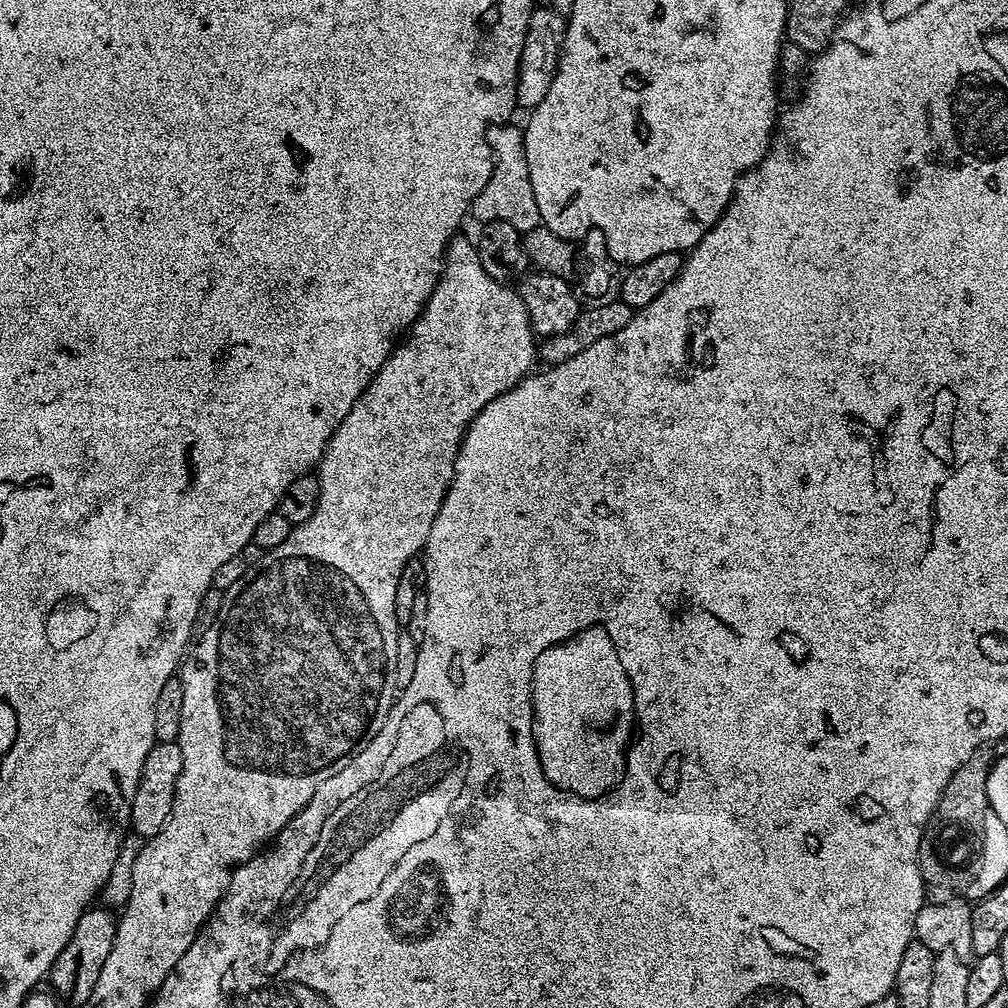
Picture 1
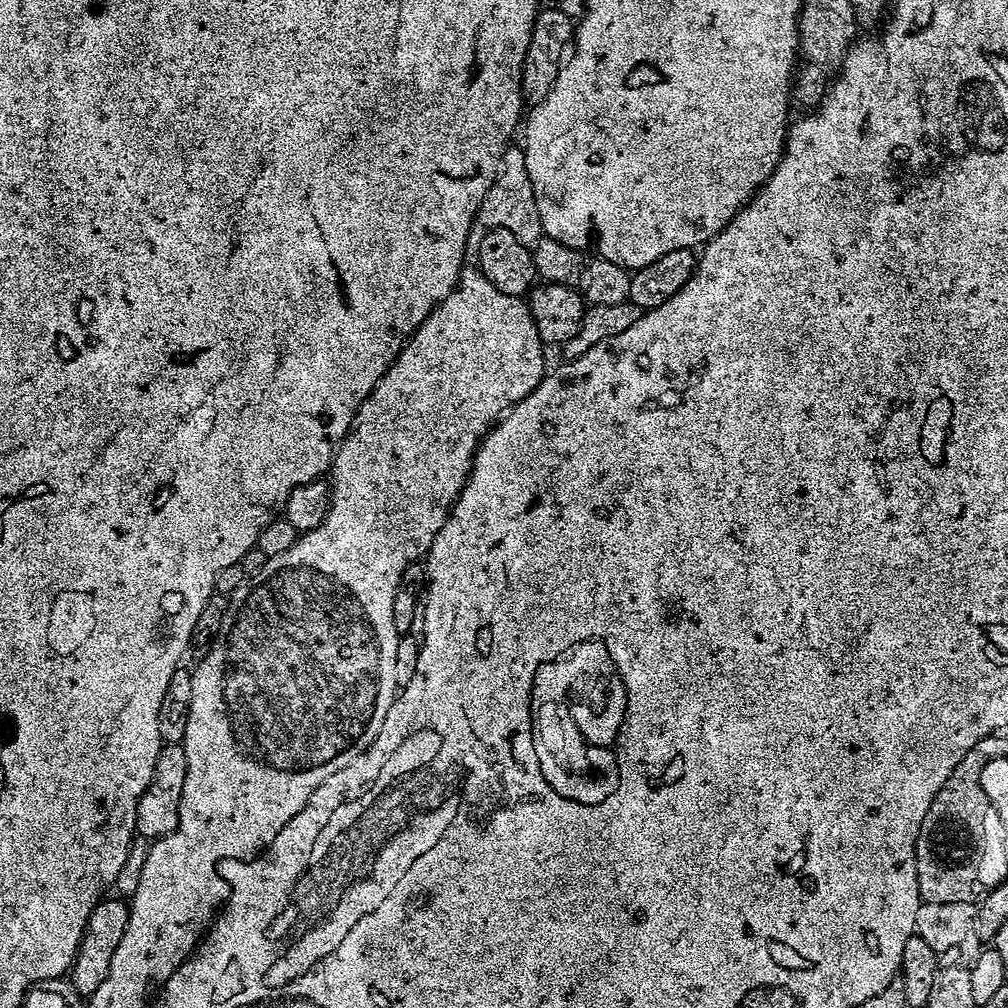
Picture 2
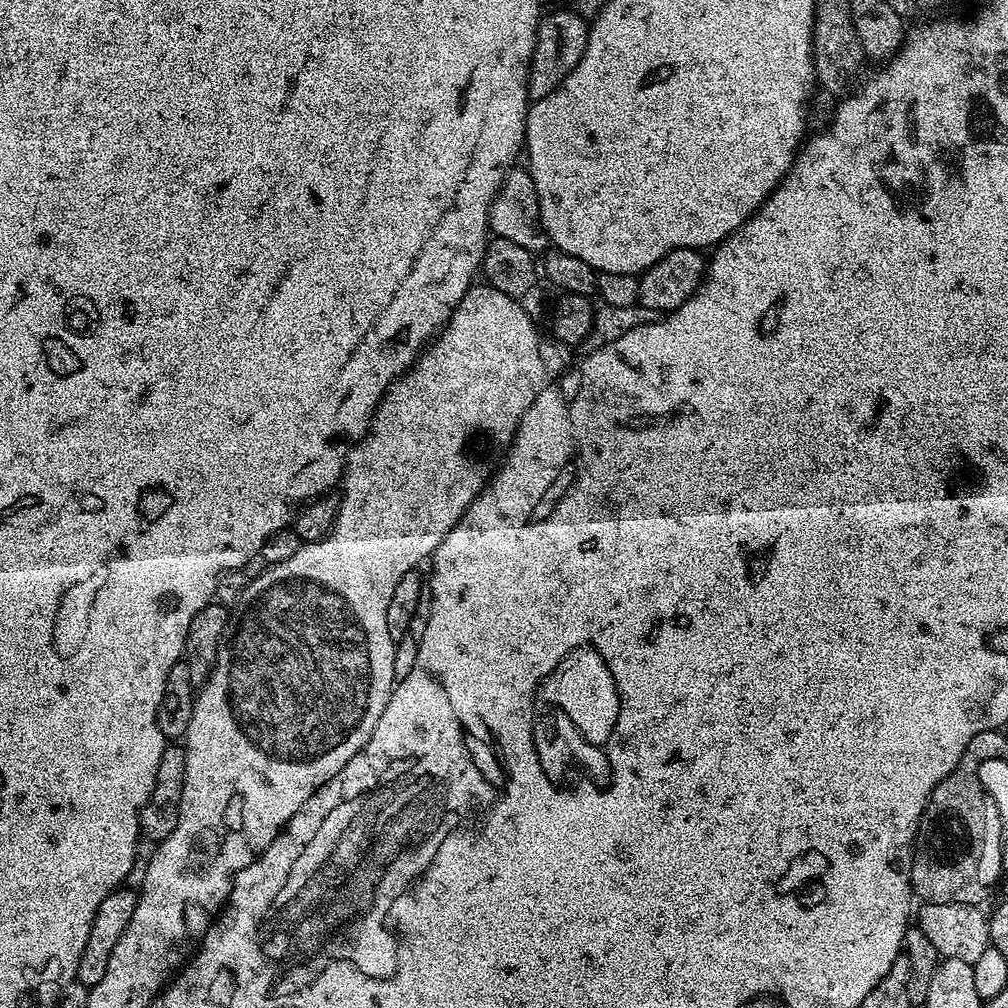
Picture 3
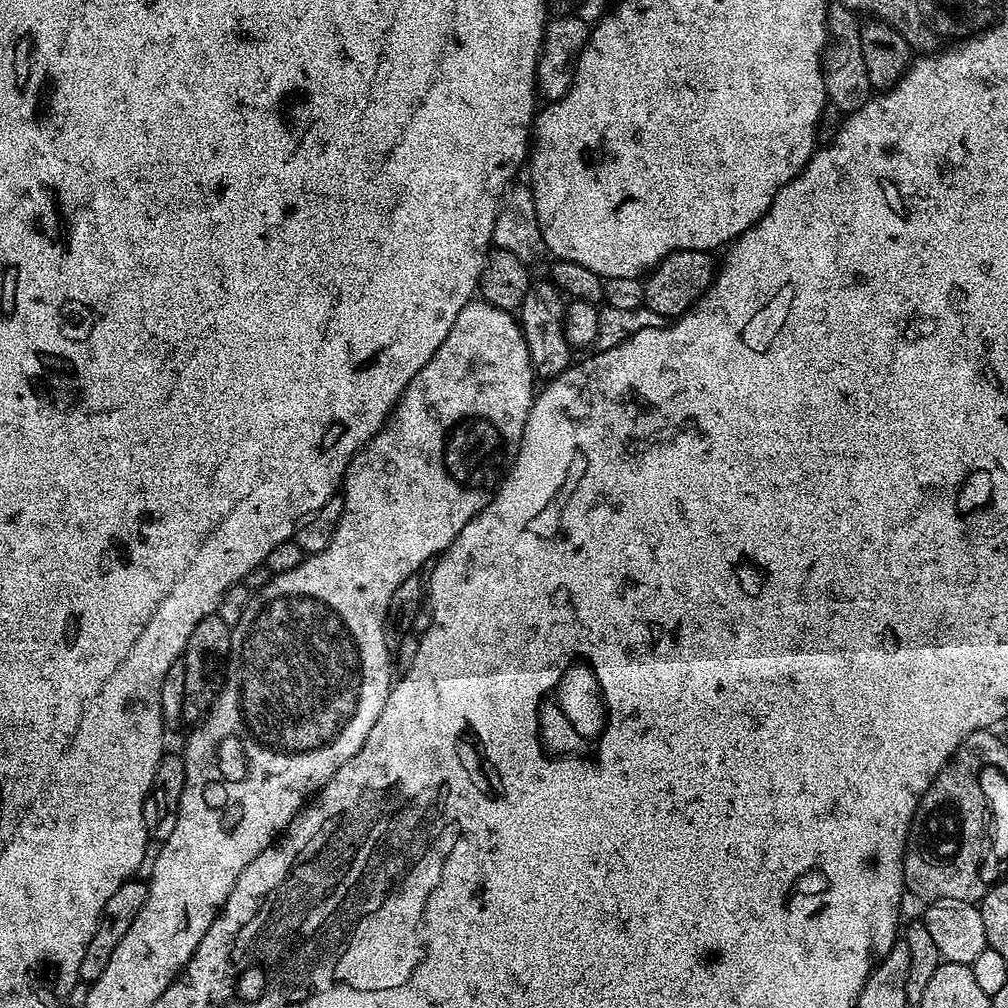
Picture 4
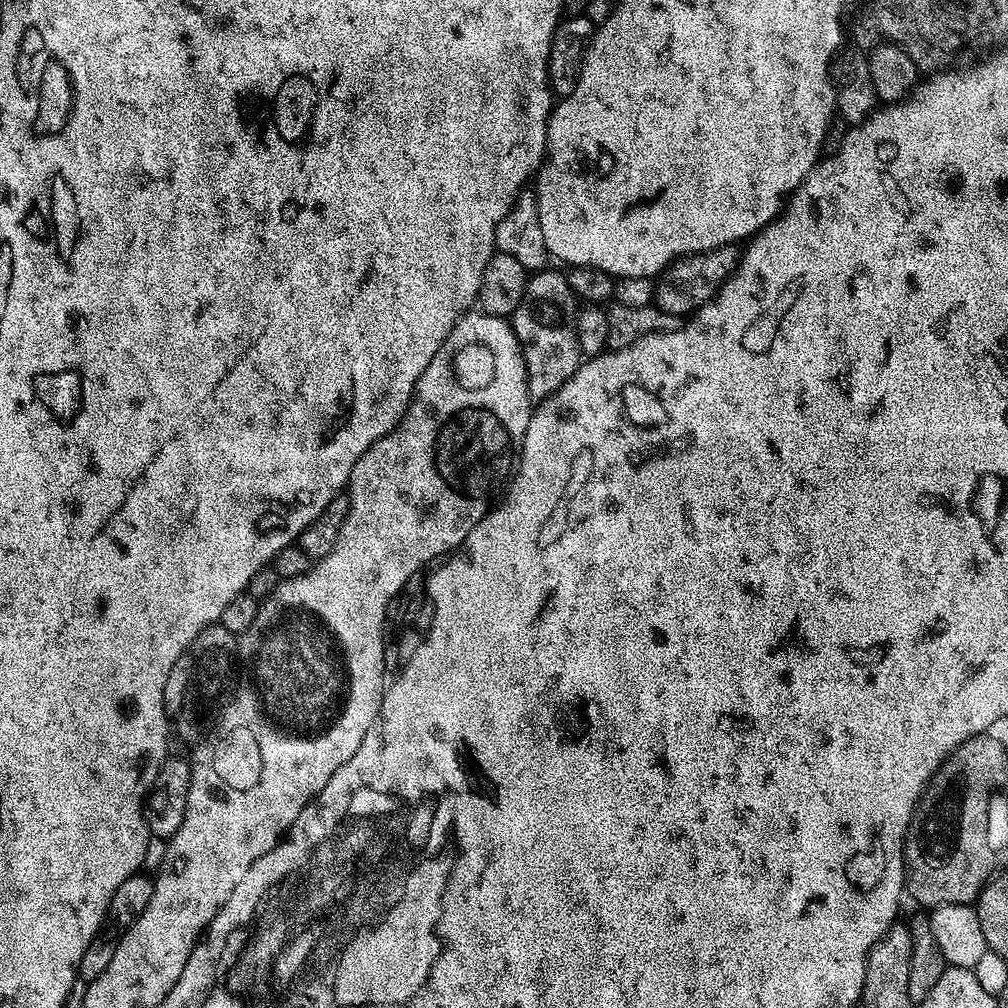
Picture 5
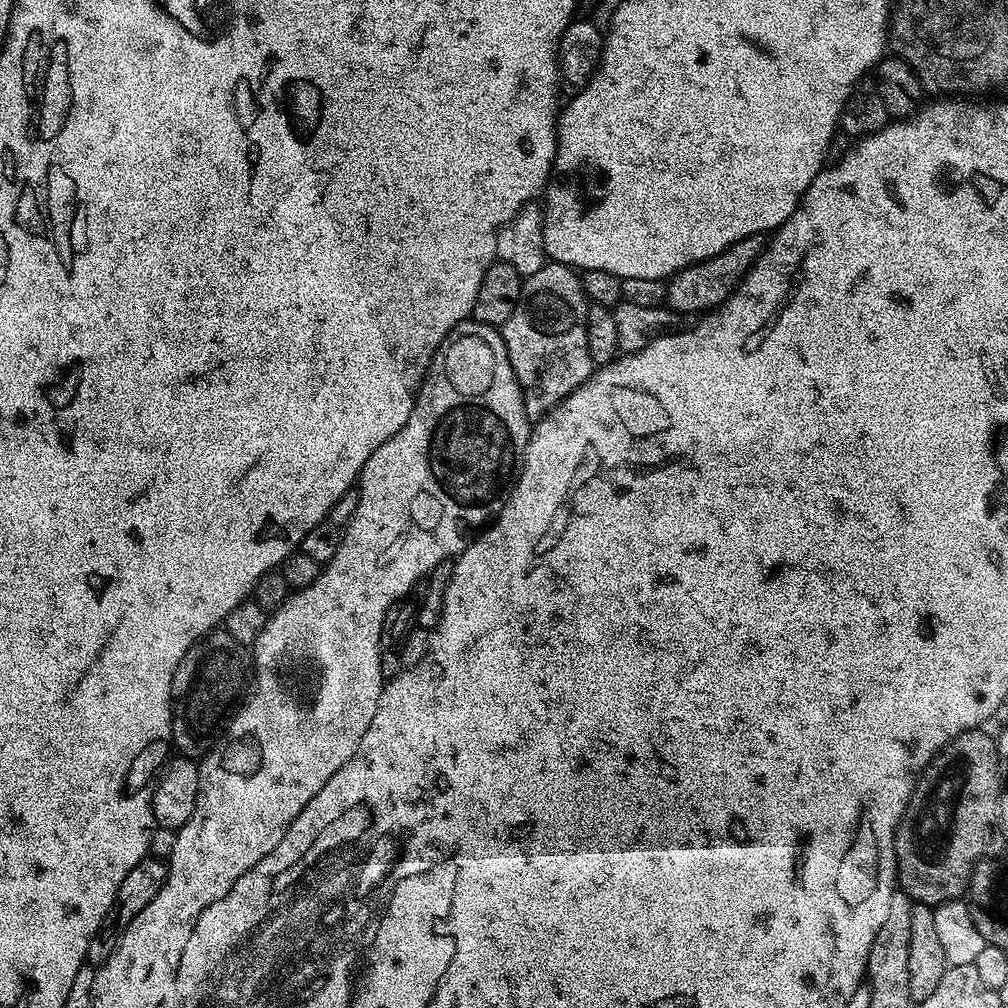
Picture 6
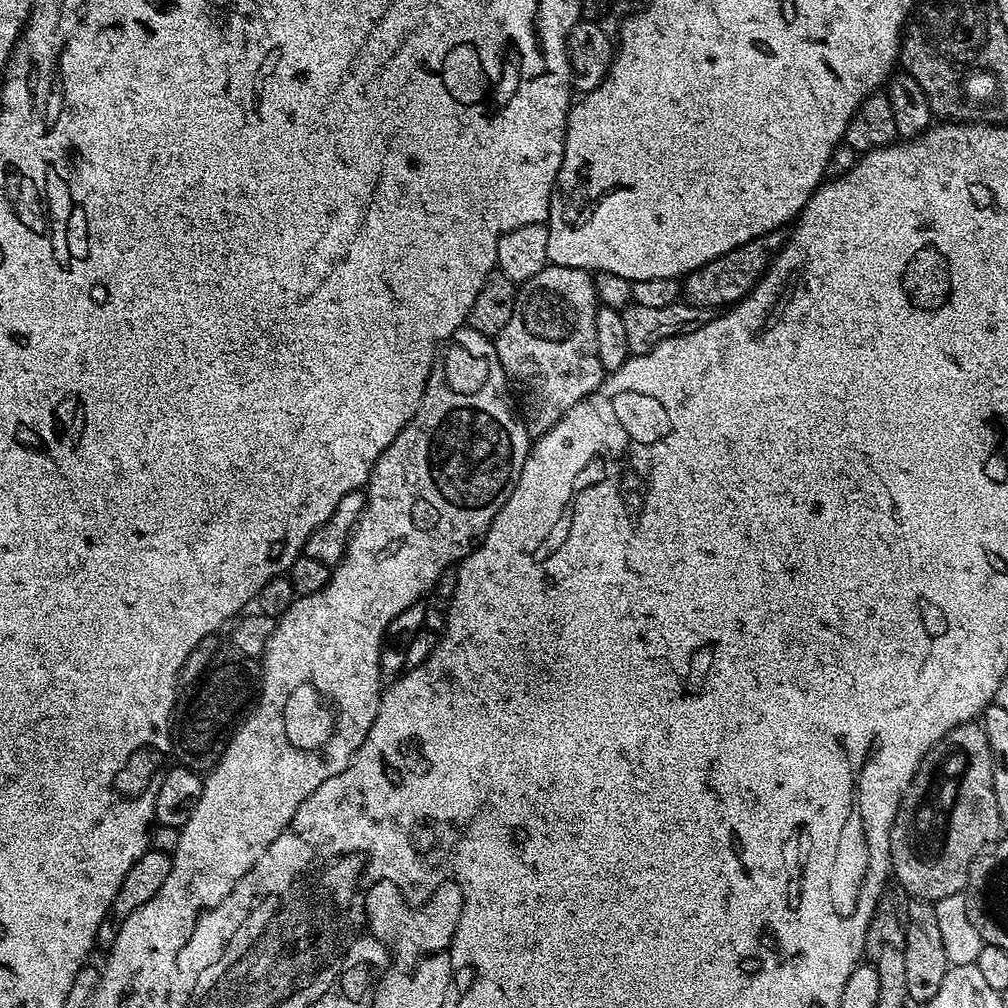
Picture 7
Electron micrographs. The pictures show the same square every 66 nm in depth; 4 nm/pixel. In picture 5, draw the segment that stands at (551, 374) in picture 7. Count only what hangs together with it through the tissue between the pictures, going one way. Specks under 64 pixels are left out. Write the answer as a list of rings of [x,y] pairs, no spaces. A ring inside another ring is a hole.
[[[541,270],[529,275],[522,302],[518,302],[510,317],[512,332],[520,343],[524,355],[528,394],[533,401],[541,402],[552,396],[579,370],[582,353],[576,333],[578,301],[570,290],[568,277],[563,271]]]

